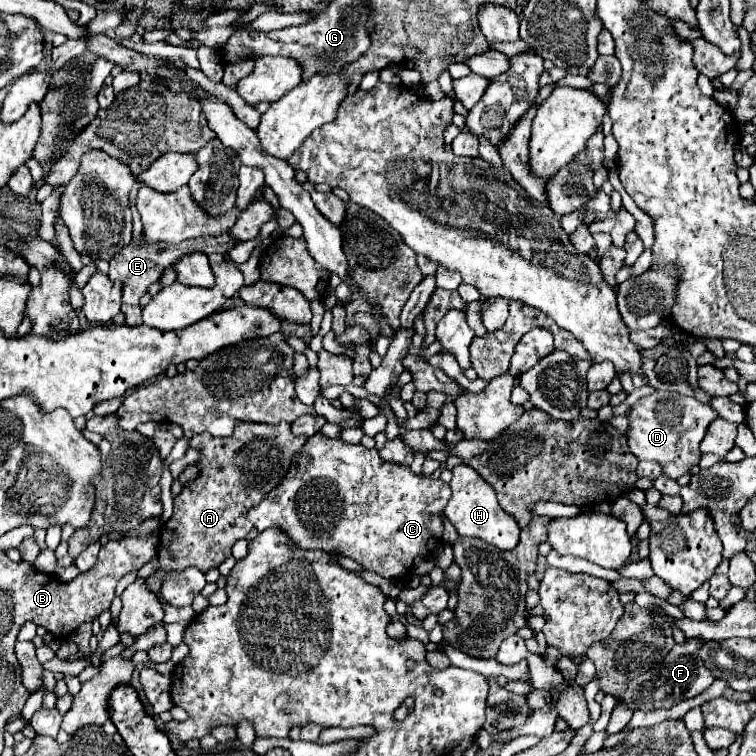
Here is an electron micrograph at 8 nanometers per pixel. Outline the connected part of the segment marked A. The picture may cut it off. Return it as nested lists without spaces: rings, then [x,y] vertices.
[[[236,422],[236,428],[230,436],[226,438],[216,438],[208,432],[196,434],[190,440],[190,448],[200,452],[200,458],[196,466],[200,468],[200,474],[196,480],[188,482],[178,496],[174,496],[174,514],[172,518],[164,524],[160,530],[160,546],[158,546],[158,560],[160,568],[146,578],[146,586],[150,592],[154,592],[160,600],[160,588],[164,582],[164,576],[168,572],[176,570],[186,570],[196,566],[200,572],[206,572],[212,566],[220,566],[226,556],[230,556],[232,546],[236,540],[244,538],[254,526],[246,518],[248,510],[260,504],[266,494],[276,490],[284,476],[288,474],[292,466],[292,458],[302,450],[306,438],[296,438],[290,432],[288,422],[280,422],[278,426],[268,426],[268,424],[252,424],[252,422]]]

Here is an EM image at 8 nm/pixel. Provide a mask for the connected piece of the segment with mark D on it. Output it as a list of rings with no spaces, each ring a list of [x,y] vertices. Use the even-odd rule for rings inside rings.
[[[654,390],[650,396],[640,398],[628,410],[628,446],[638,460],[656,460],[662,466],[662,474],[670,478],[680,478],[690,472],[700,462],[700,442],[706,434],[710,422],[718,418],[710,404],[702,404],[692,396],[682,396],[678,392]]]

